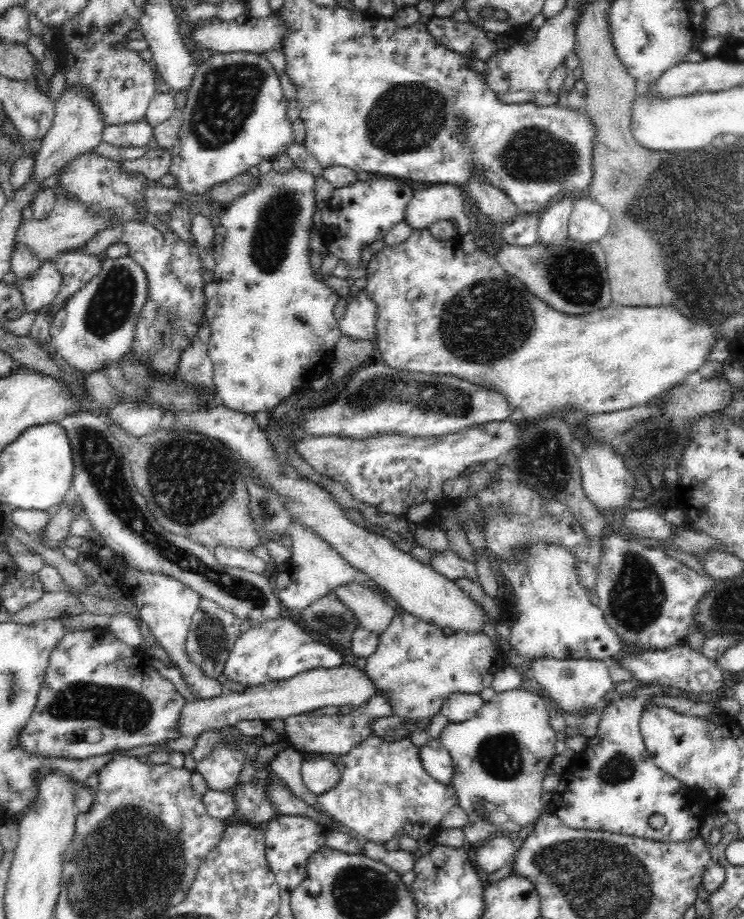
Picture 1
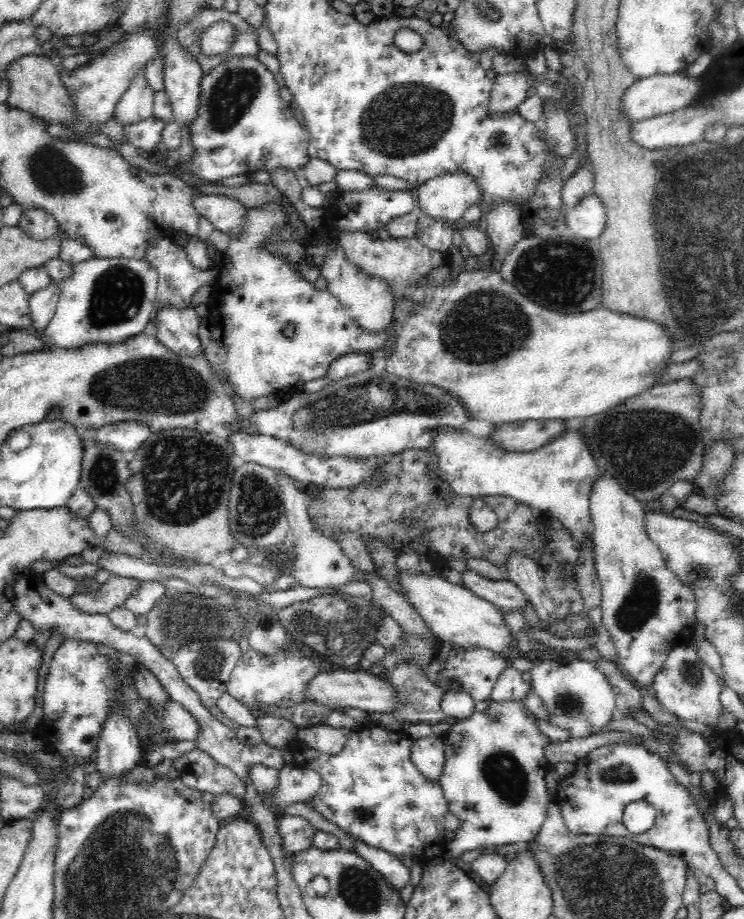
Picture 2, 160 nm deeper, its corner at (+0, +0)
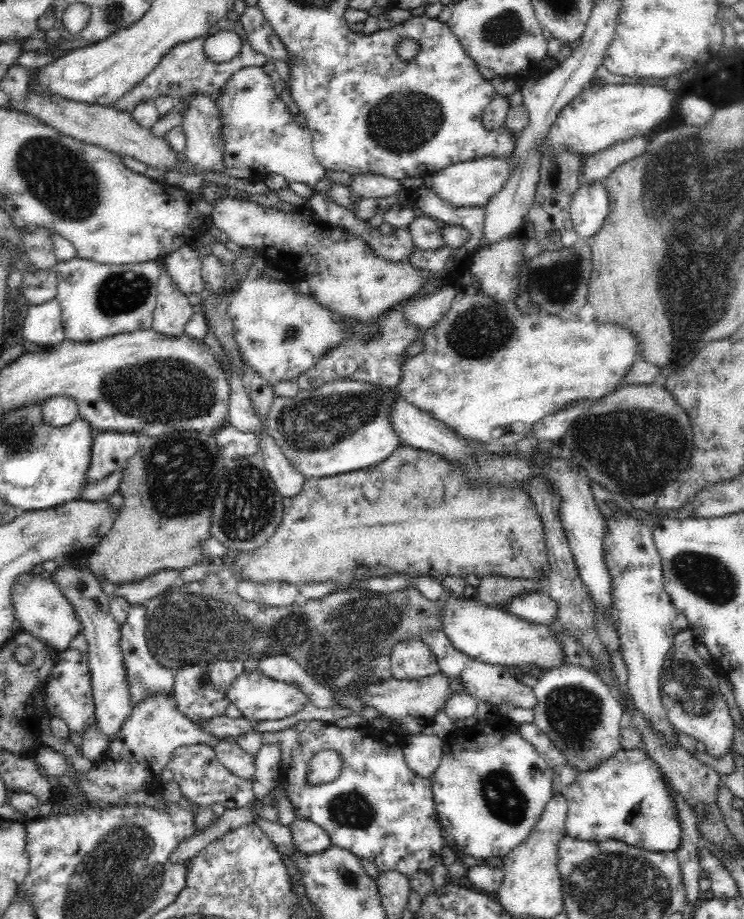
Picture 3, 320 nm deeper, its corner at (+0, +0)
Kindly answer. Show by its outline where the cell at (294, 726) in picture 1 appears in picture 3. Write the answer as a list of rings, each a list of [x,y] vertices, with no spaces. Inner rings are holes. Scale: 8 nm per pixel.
[[[420,639],[396,644],[389,658],[396,680],[416,680],[441,672],[436,654]]]

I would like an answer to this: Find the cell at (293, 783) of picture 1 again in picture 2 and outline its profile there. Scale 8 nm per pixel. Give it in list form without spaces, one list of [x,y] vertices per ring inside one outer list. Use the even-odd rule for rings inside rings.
[[[353,839],[353,844],[355,846],[354,852],[366,859],[369,866],[372,866],[380,874],[380,877],[392,887],[392,891],[399,894],[410,883],[410,870],[402,864],[396,855],[368,847],[366,843],[362,843],[358,839]]]

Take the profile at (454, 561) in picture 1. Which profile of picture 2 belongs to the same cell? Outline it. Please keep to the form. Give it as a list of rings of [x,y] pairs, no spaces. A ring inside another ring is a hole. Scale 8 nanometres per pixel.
[[[467,569],[462,573],[461,587],[471,592],[499,609],[503,613],[522,613],[531,604],[530,600],[512,581],[492,581]]]

